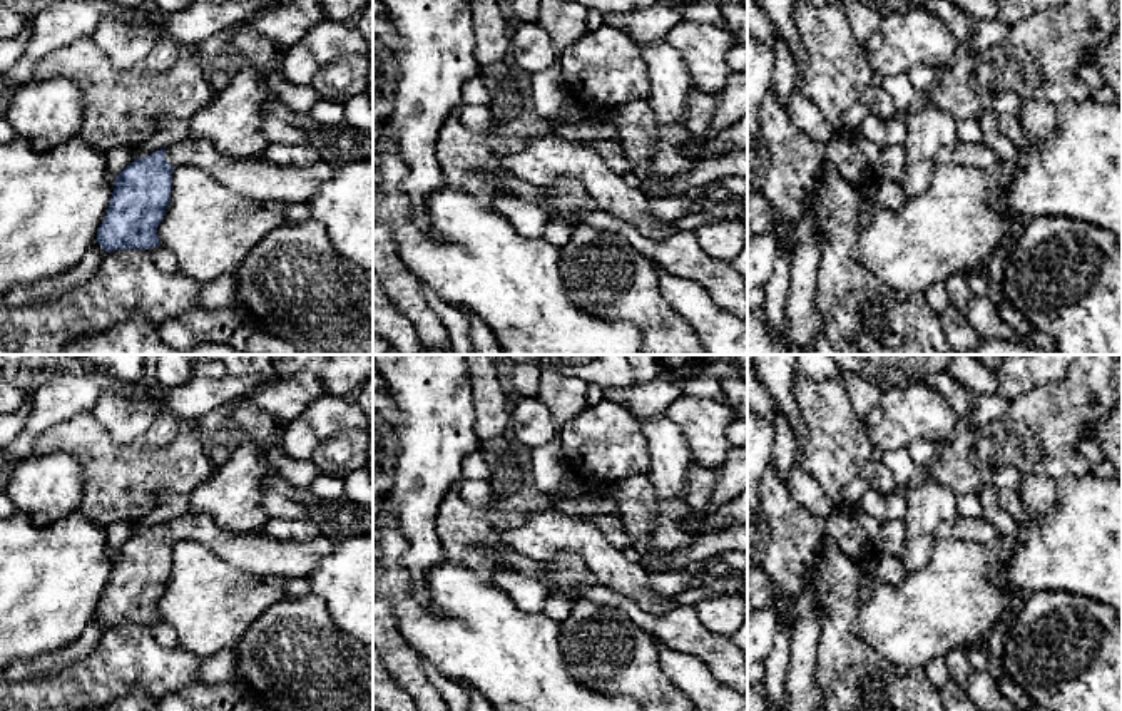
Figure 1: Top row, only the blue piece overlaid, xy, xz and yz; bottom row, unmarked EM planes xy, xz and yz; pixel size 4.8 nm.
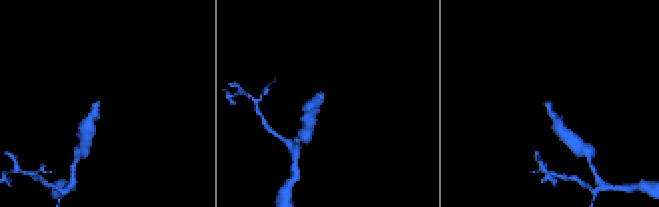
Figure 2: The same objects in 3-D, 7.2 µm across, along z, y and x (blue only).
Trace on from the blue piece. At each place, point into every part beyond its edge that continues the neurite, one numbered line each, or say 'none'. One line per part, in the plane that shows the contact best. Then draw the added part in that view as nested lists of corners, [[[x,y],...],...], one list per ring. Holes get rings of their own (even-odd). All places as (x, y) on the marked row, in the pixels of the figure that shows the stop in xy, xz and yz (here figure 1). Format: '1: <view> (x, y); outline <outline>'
1: xy (258, 178); outline [[[192,137],[166,147],[166,159],[174,169],[202,169],[237,196],[278,204],[308,202],[333,179],[338,166],[334,154],[326,154],[306,167],[283,167],[266,156],[231,157],[221,154],[209,141]]]

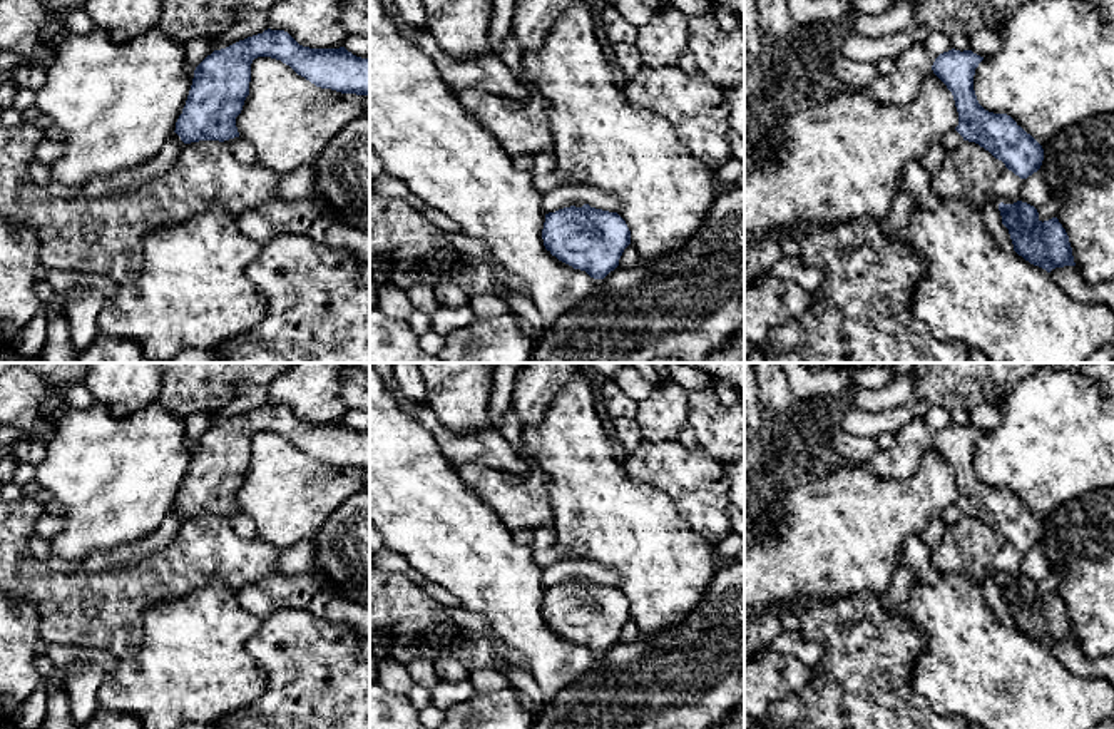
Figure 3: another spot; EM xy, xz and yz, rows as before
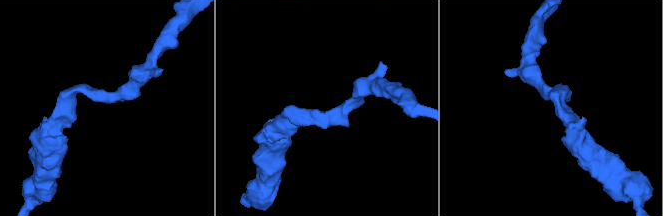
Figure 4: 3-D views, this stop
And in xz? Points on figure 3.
none

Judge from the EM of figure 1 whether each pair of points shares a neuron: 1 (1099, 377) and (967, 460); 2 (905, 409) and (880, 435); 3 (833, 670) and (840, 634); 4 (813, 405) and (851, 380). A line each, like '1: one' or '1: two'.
1: one
2: one
3: one
4: two

